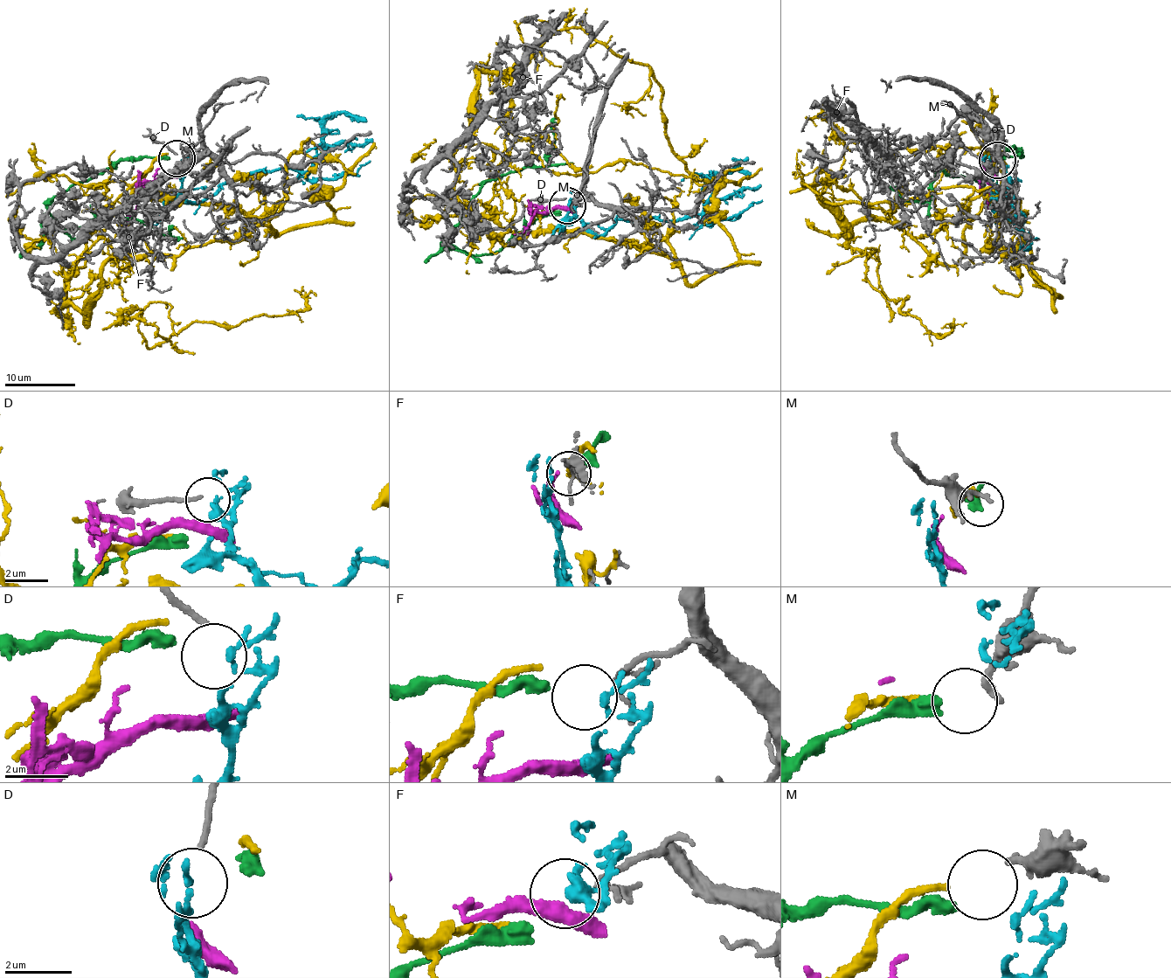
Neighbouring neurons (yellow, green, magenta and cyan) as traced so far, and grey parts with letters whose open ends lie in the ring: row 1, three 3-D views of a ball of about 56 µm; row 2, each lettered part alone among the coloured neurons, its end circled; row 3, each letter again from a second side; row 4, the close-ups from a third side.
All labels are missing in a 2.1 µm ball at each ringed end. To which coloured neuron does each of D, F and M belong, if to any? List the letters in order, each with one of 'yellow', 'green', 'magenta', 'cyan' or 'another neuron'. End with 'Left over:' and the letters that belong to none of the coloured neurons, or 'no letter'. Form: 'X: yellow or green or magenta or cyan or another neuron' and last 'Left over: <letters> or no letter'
D: another neuron
F: another neuron
M: yellow
Left over: D, F

